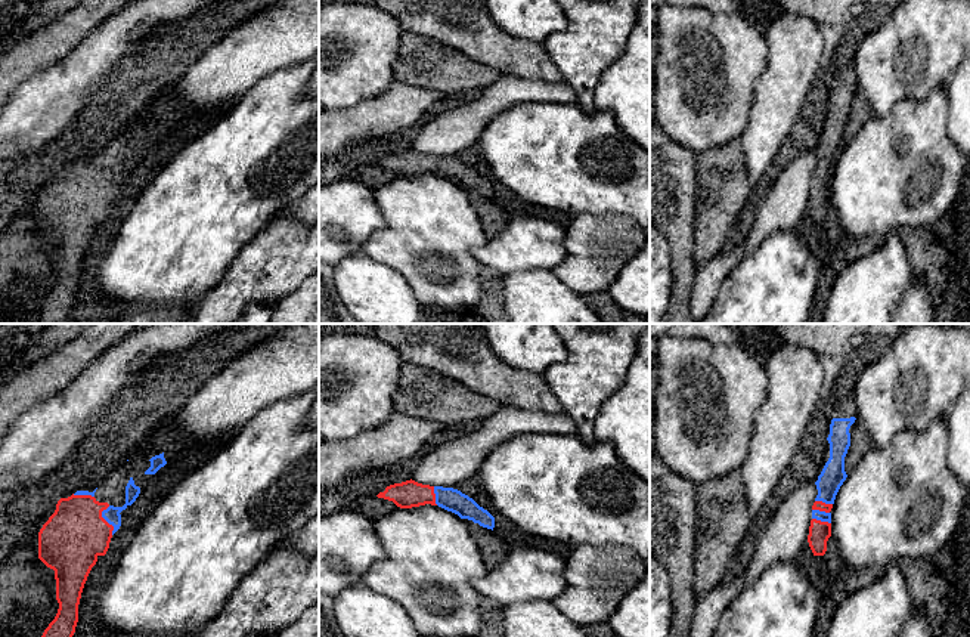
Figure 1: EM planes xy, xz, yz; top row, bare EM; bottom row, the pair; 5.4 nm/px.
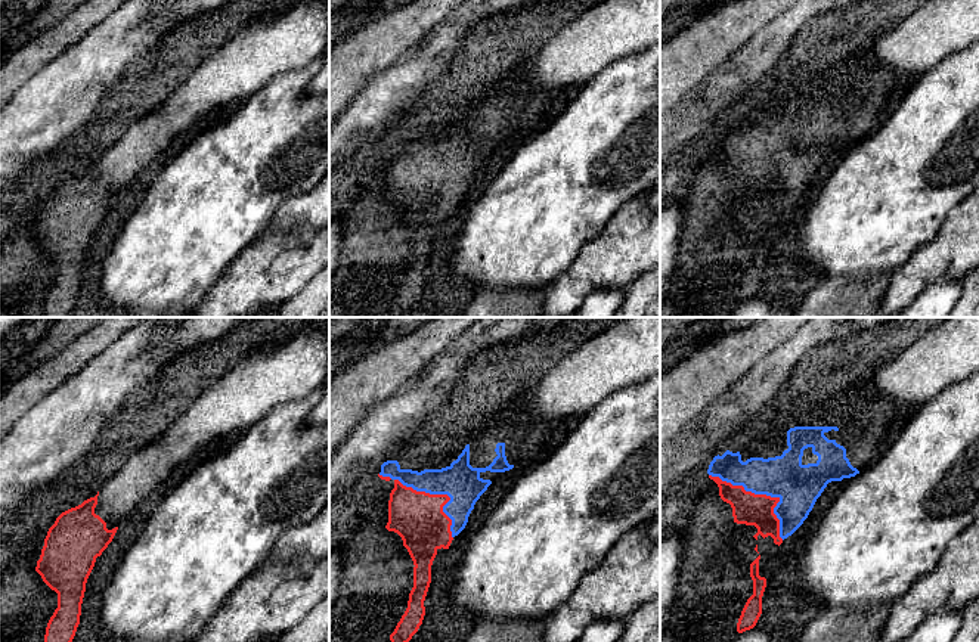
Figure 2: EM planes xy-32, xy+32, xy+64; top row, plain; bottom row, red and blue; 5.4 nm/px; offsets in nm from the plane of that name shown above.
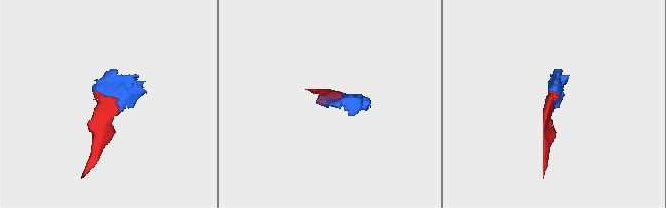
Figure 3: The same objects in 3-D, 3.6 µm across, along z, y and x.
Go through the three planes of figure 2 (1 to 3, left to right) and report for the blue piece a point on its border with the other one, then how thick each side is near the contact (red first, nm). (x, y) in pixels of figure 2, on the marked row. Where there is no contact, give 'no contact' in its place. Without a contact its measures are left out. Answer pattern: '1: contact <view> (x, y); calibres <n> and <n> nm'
1: no contact
2: contact xy+32 (442, 495); calibres 280 and 200 nm
3: contact xy+64 (764, 495); calibres 180 and 240 nm

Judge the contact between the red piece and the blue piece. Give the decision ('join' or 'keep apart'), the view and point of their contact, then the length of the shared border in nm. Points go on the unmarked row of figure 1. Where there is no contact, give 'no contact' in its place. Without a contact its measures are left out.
join | xy (105, 189) | 160 nm

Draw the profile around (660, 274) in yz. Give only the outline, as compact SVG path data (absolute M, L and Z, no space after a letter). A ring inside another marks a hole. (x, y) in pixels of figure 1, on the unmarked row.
M650 223L650 324L663 322L670 288L670 247L666 236Z

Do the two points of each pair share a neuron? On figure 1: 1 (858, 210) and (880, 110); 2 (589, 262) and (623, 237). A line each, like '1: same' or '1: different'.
1: different
2: same

